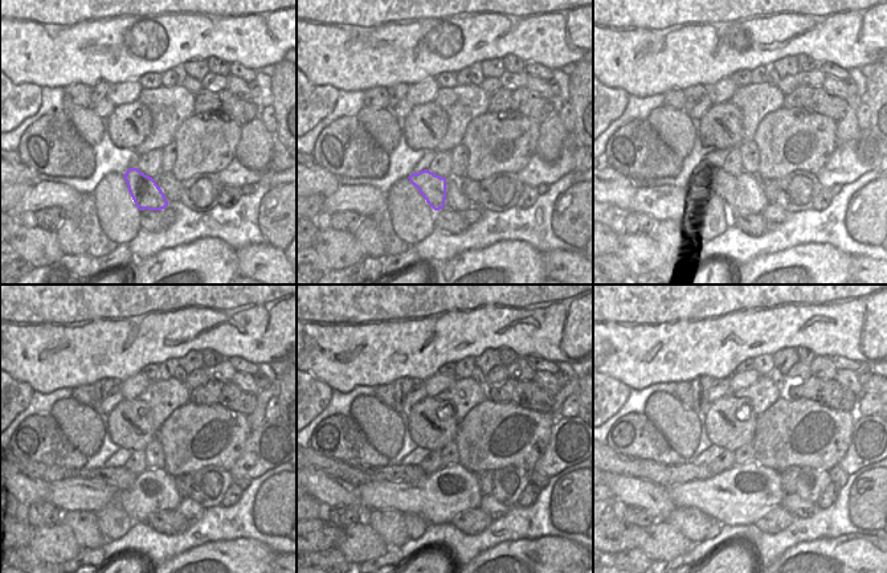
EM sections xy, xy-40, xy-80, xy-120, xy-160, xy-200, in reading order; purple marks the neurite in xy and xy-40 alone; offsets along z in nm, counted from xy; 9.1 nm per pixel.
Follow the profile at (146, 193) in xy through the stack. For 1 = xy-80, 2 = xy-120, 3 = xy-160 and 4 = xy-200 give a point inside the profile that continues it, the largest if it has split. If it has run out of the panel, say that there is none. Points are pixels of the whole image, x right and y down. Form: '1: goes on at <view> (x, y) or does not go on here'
1: goes on at xy-80 (719, 183)
2: goes on at xy-120 (119, 478)
3: goes on at xy-160 (355, 474)
4: goes on at xy-200 (659, 474)

